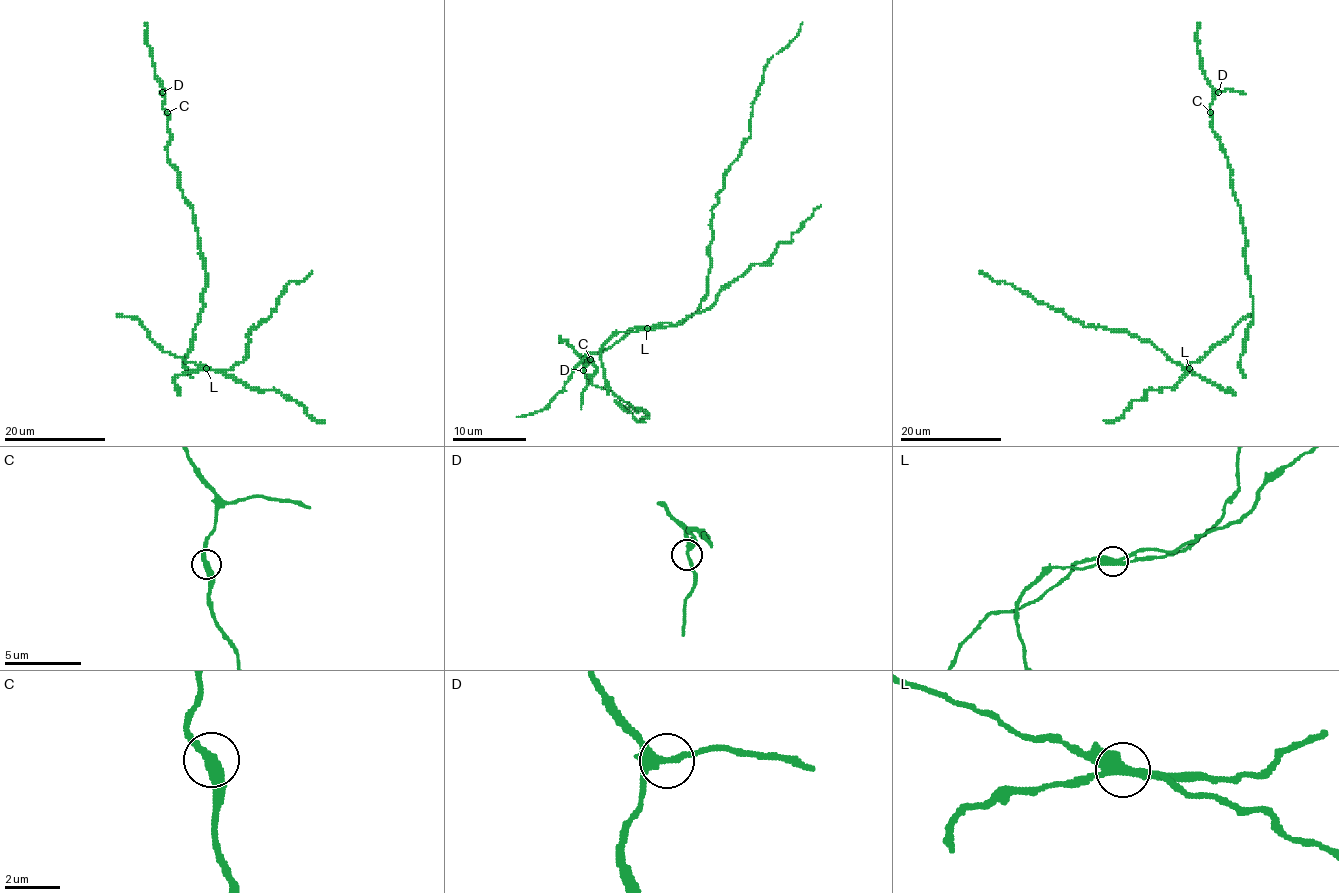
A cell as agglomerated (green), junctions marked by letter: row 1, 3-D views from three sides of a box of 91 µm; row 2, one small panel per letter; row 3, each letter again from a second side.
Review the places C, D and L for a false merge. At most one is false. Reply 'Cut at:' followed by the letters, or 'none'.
Cut at: L

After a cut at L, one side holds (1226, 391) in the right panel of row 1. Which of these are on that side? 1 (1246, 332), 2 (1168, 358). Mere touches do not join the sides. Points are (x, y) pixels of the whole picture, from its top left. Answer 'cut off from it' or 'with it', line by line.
1: with it
2: with it

